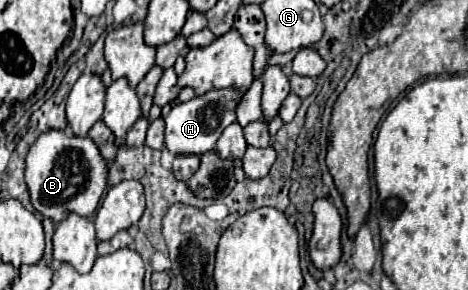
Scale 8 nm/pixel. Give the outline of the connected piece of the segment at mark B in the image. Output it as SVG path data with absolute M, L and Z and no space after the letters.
M50 130L38 136L26 156L26 184L30 202L36 212L50 218L54 224L66 220L70 212L92 216L106 188L106 160L100 156L90 138L78 138L64 130Z

